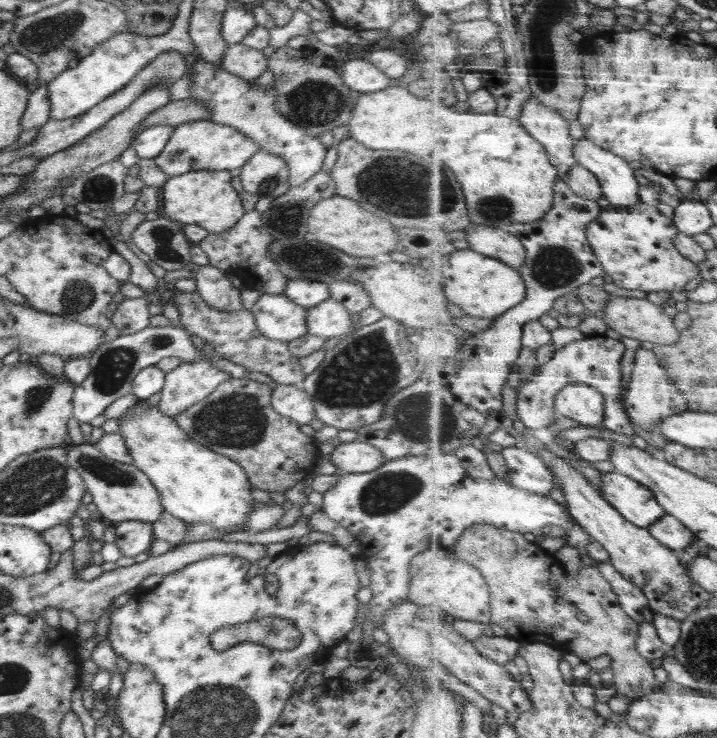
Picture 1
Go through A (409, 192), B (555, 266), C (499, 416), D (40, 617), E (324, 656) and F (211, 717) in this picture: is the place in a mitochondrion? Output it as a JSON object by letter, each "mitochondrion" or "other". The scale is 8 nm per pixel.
{"A":"mitochondrion","B":"mitochondrion","C":"other","D":"other","E":"other","F":"mitochondrion"}

